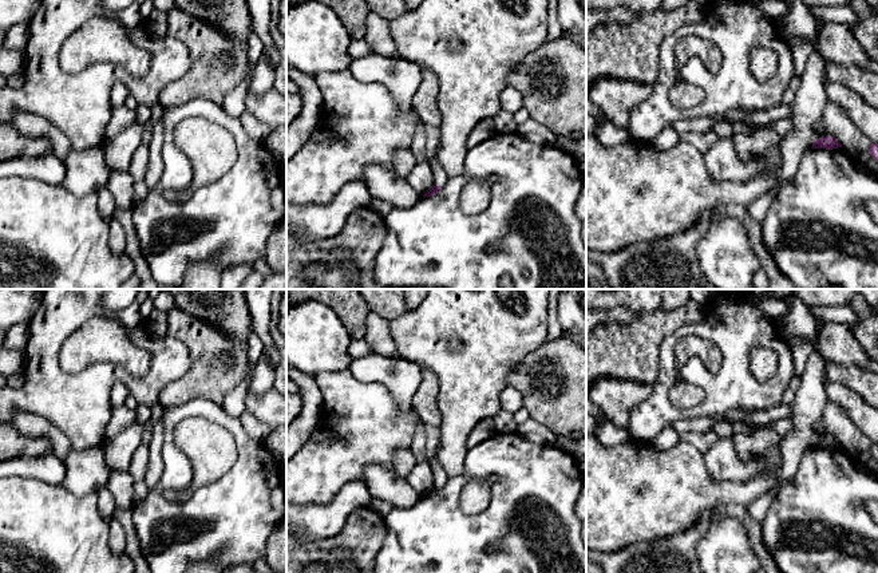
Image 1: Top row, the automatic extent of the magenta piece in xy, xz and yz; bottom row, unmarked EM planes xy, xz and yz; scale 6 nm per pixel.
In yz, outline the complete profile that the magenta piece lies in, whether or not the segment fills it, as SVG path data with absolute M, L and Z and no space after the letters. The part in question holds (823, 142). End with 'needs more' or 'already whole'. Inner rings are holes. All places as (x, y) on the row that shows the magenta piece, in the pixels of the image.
M820 137L819 139L814 141L811 147L832 150L842 147L842 145L834 137Z | already whole

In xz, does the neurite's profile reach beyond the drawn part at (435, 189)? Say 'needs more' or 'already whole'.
needs more

